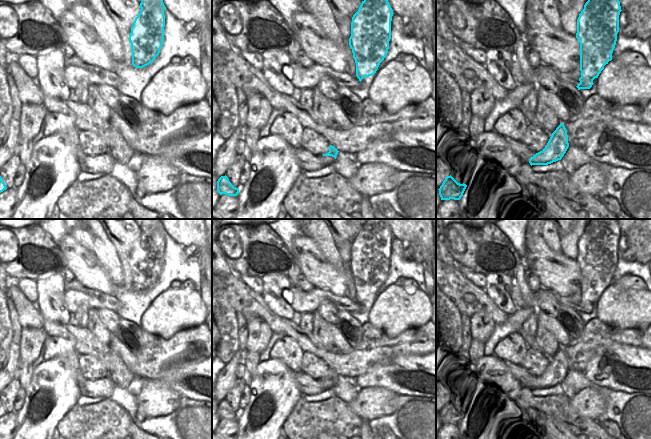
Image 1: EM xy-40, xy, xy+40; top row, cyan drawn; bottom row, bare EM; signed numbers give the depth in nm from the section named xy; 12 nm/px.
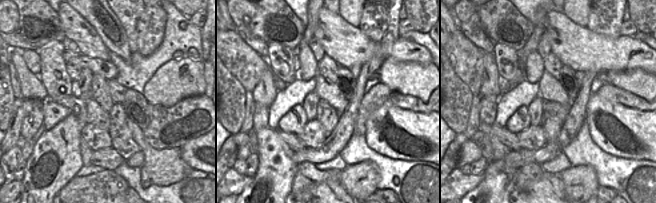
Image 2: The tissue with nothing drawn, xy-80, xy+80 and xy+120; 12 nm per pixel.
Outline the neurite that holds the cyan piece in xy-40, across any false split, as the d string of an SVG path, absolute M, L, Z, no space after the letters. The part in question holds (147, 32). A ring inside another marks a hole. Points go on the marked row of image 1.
M141 0L140 8L129 35L132 65L136 68L149 65L159 55L165 27L163 0Z

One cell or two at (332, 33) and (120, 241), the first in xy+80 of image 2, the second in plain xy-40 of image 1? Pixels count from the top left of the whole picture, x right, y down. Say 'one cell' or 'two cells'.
two cells

